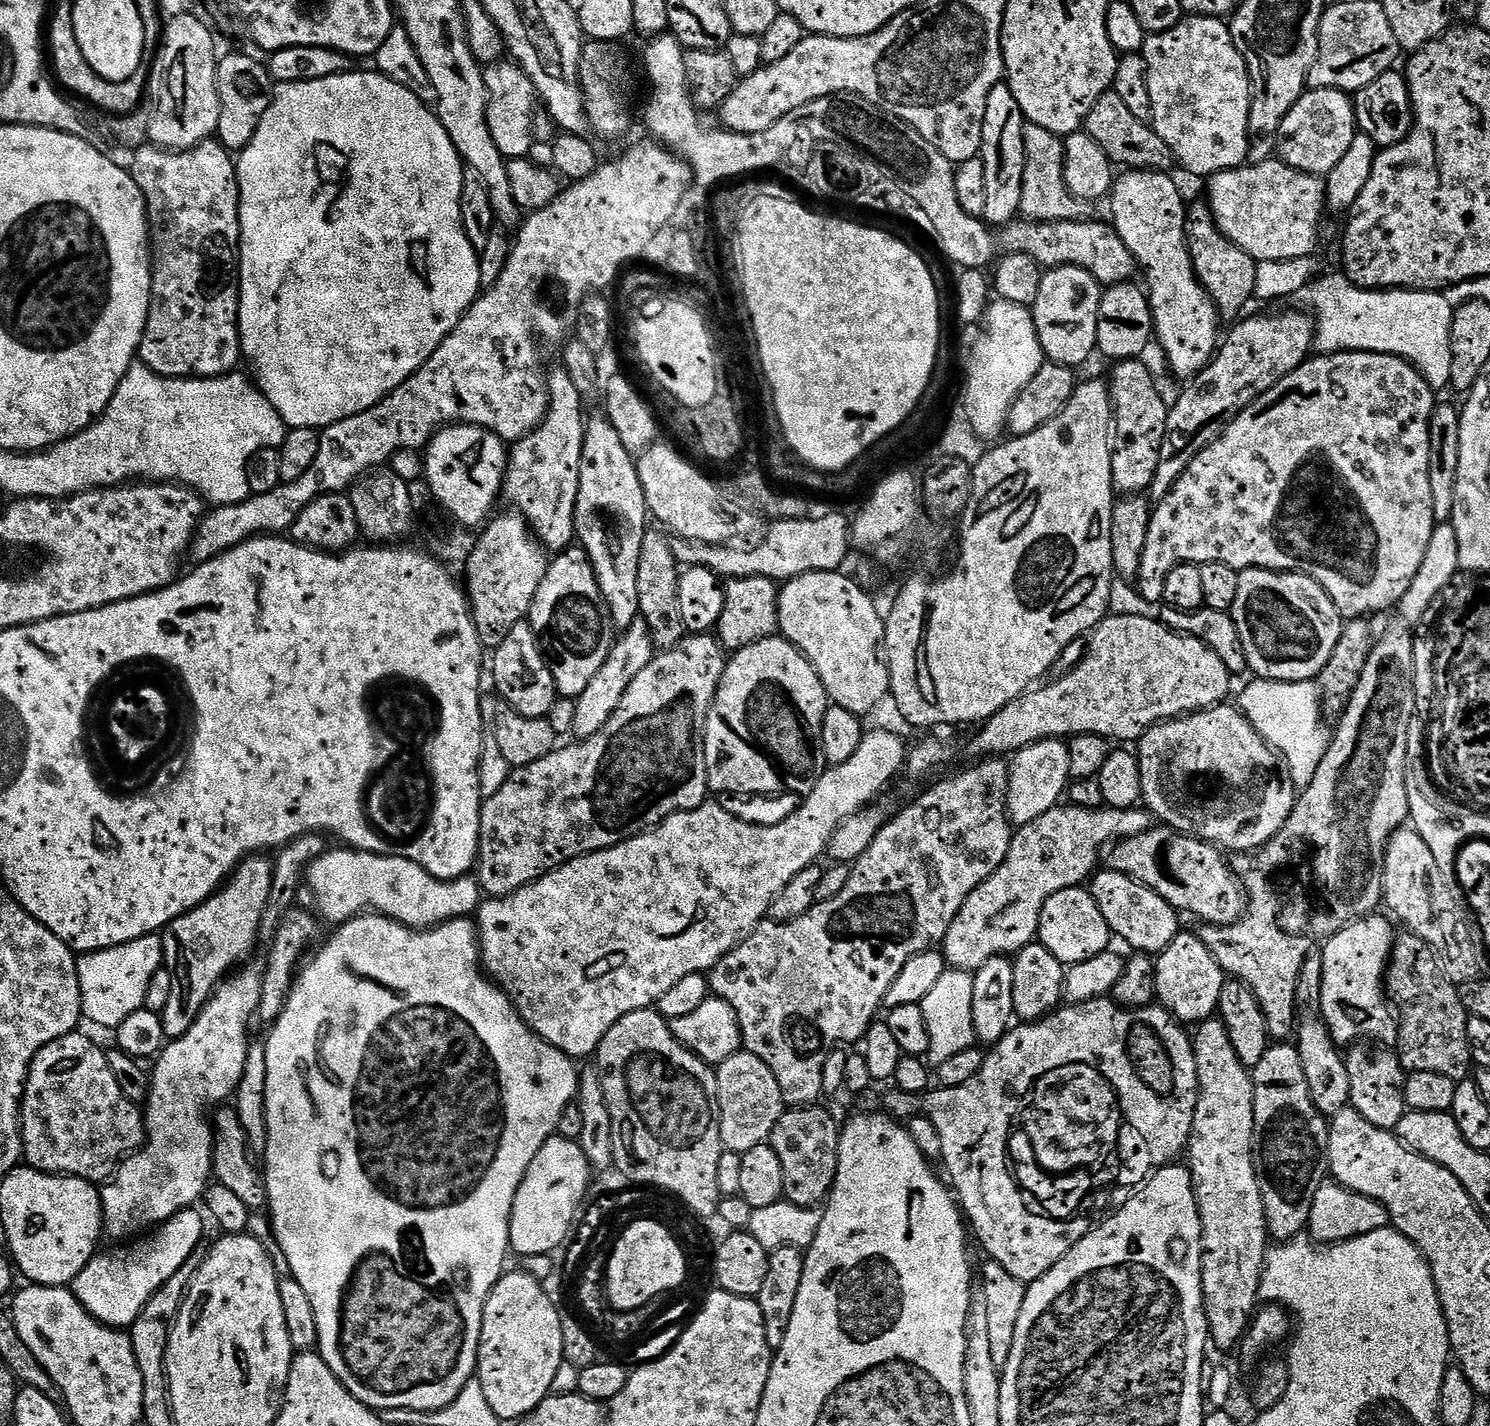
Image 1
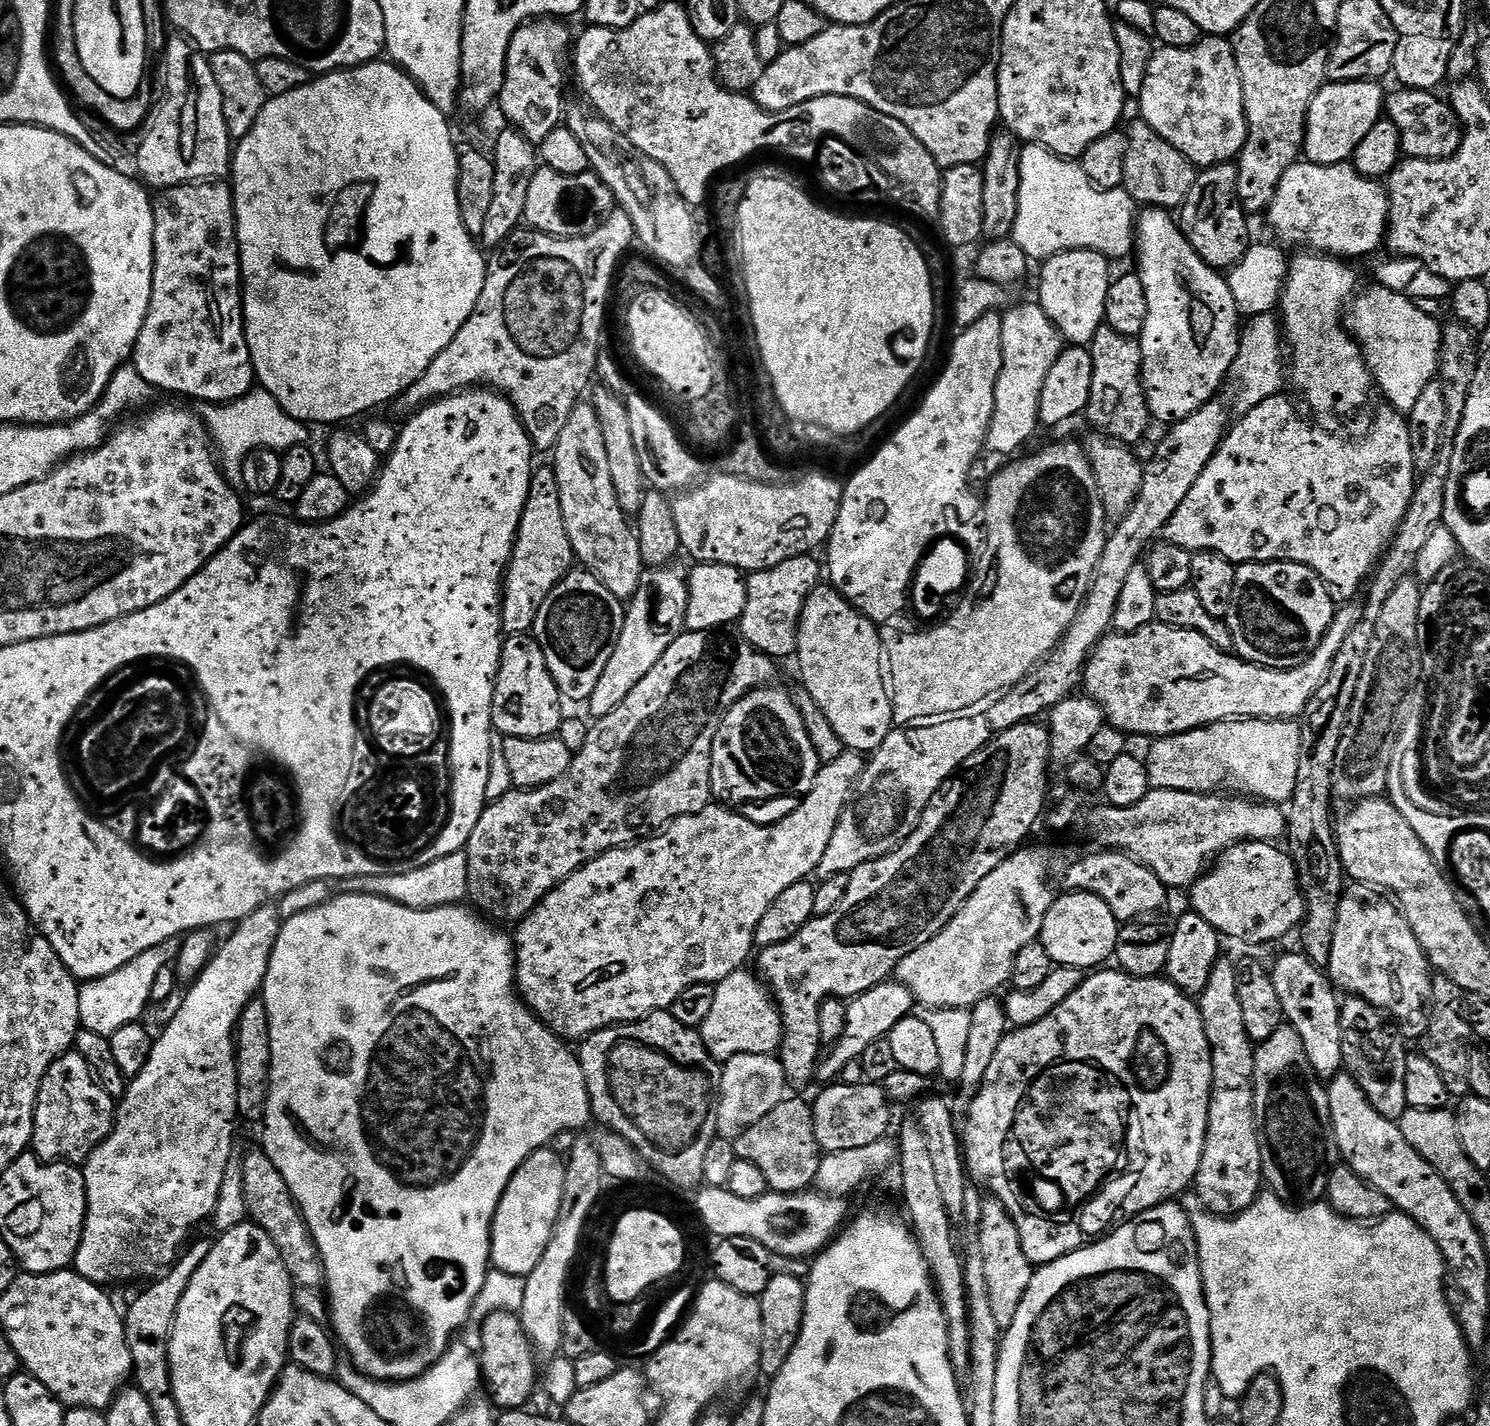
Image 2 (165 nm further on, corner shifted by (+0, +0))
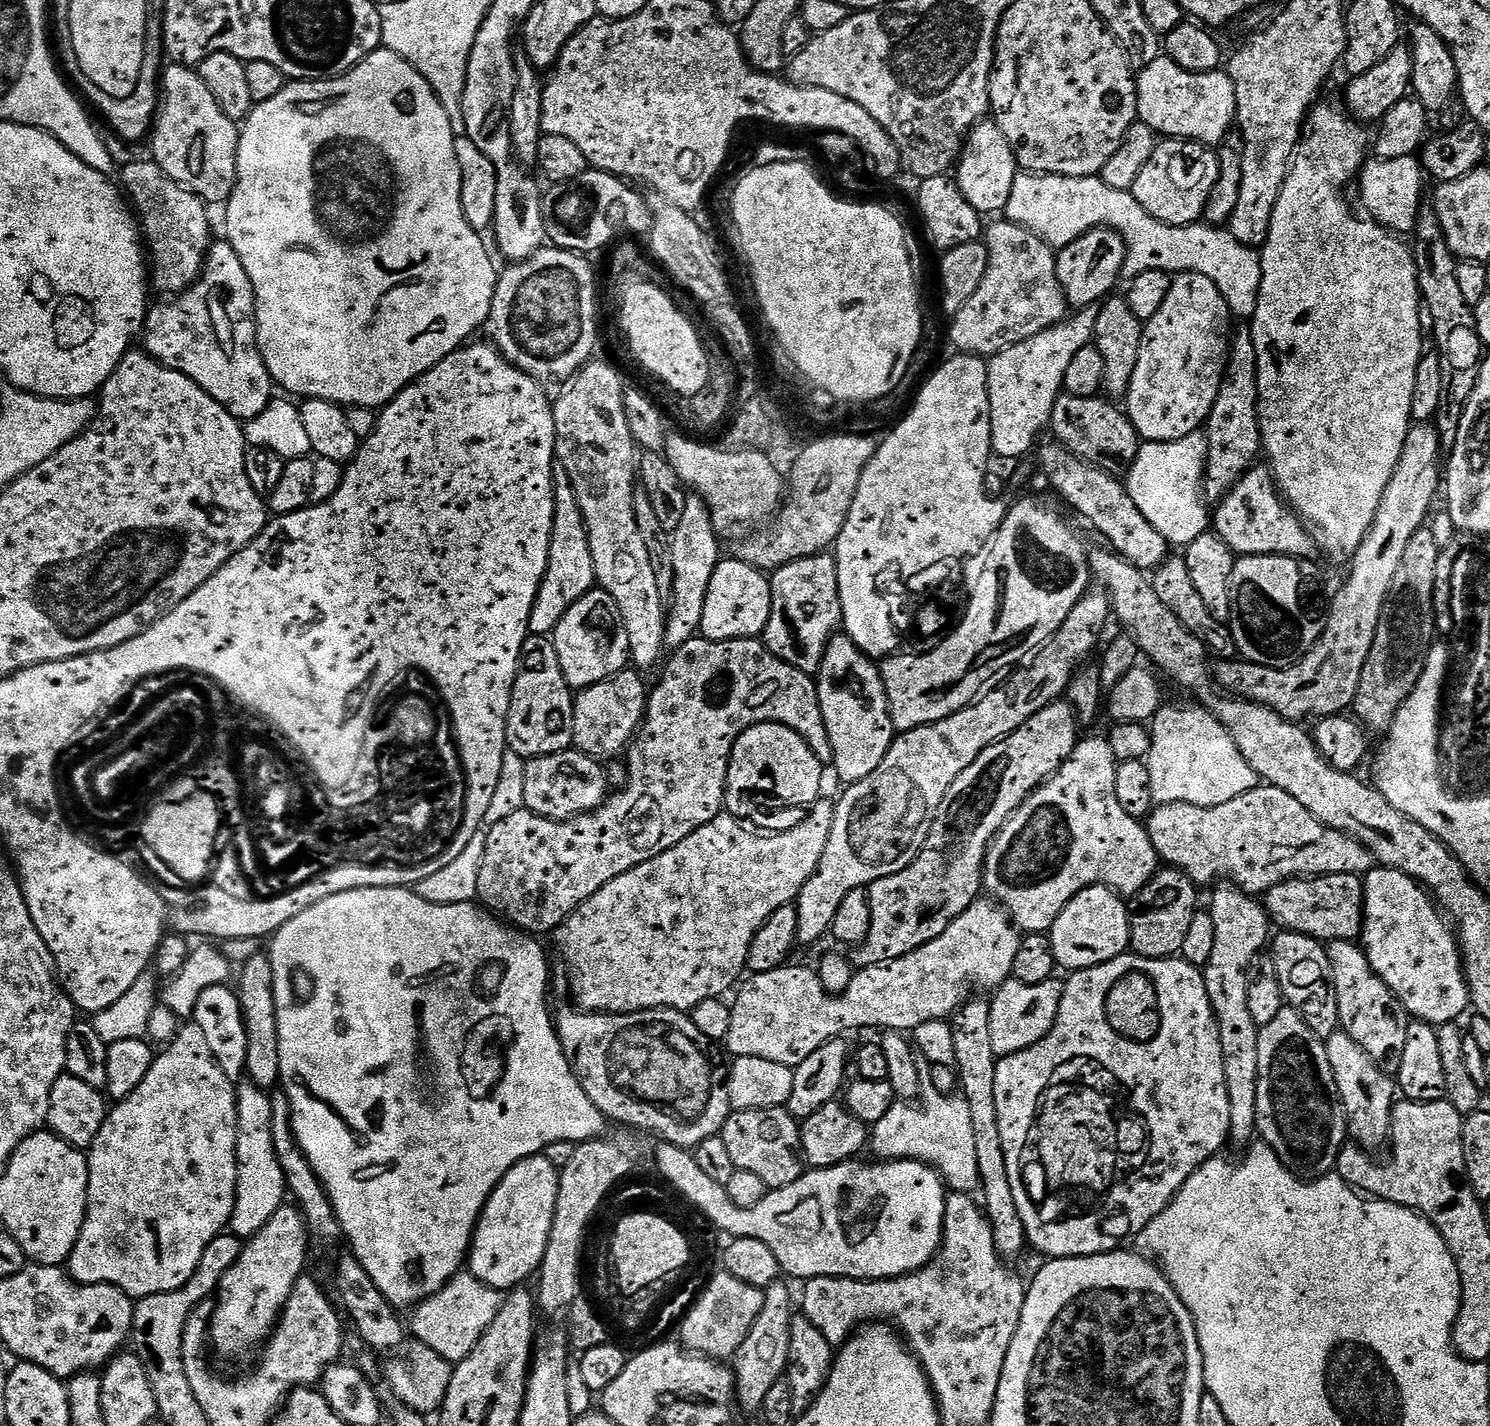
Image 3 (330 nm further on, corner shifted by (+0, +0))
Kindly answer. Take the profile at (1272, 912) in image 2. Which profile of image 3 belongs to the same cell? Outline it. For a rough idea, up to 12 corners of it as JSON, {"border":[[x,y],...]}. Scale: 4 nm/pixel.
{"border":[[1351,872],[1263,893],[1277,929],[1355,941],[1364,882]]}

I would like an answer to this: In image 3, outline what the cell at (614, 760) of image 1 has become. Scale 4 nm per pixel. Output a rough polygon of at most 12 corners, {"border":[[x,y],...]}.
{"border":[[759,639],[687,640],[648,693],[628,785],[487,829],[476,900],[555,933],[721,815],[734,742],[794,730],[816,681]]}

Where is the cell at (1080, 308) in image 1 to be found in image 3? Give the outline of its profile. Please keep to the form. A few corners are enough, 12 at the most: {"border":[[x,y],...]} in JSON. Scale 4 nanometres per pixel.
{"border":[[1111,228],[1059,249],[1058,282],[1079,310],[1103,301],[1127,253]]}

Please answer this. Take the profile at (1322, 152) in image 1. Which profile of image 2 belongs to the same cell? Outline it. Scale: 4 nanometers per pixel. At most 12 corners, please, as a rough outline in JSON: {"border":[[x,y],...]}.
{"border":[[1371,80],[1325,83],[1304,127],[1303,159],[1351,161],[1386,92]]}

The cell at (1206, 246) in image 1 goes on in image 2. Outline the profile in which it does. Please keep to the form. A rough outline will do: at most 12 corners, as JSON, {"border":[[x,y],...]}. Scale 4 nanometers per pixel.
{"border":[[1236,164],[1203,169],[1178,209],[1198,258],[1231,270],[1250,245]]}

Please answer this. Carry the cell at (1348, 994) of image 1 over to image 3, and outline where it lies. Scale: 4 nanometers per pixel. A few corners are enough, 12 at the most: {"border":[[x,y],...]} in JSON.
{"border":[[1373,866],[1358,940],[1413,1021],[1470,1008],[1457,933],[1413,876]]}

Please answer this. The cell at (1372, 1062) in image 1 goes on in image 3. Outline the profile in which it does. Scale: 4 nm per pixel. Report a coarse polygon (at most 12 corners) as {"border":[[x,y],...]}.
{"border":[[1327,941],[1340,1028],[1388,1076],[1410,1017],[1359,943]]}

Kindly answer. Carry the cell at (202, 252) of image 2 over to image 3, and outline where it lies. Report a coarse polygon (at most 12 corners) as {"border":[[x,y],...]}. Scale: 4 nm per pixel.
{"border":[[217,239],[200,277],[149,307],[143,351],[236,420],[274,385],[254,286]]}

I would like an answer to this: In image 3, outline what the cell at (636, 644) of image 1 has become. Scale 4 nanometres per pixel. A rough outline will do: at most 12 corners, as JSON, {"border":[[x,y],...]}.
{"border":[[699,496],[671,529],[666,640],[699,633],[721,537]]}

